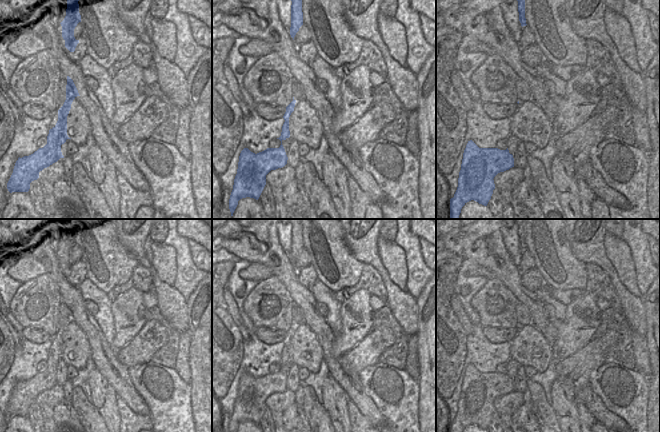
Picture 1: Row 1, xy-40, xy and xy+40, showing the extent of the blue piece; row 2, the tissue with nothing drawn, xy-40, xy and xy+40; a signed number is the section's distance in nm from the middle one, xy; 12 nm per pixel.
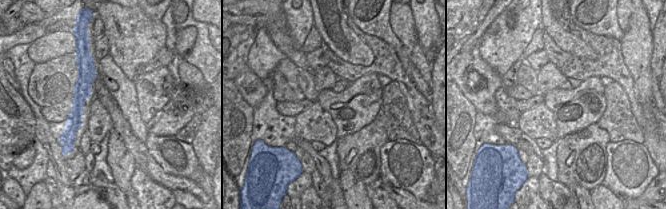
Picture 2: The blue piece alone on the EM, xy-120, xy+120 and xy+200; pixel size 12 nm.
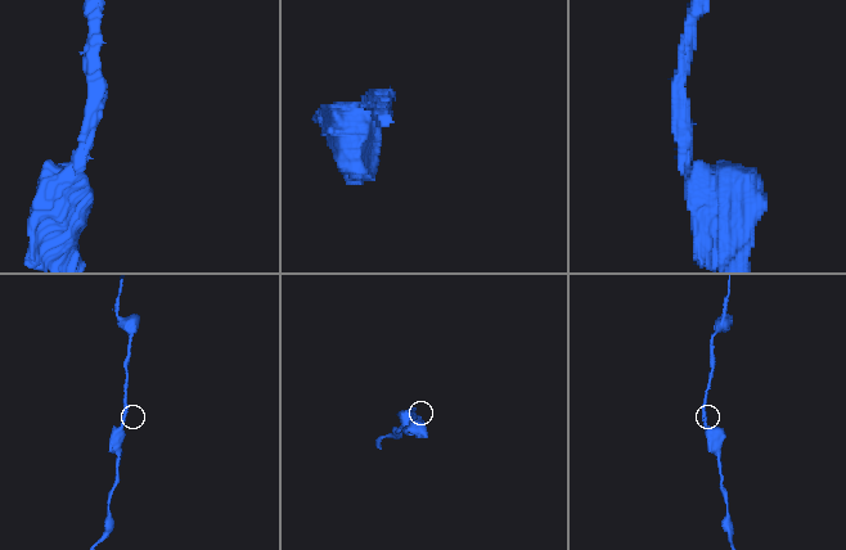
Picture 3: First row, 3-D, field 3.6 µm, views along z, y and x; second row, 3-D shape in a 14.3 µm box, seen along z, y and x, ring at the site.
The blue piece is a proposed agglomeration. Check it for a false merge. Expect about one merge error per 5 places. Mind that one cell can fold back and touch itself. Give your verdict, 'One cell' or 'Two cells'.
One cell

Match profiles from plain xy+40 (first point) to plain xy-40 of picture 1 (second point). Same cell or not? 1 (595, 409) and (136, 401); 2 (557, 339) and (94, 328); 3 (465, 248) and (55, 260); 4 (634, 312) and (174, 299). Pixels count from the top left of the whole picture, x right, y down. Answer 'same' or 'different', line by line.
1: same
2: different
3: same
4: same

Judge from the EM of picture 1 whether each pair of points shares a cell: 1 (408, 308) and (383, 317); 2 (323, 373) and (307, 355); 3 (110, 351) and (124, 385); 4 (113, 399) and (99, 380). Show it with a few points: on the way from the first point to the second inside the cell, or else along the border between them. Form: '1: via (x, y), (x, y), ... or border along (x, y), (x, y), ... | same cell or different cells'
1: border along (386, 304), (406, 333) | different cells
2: border along (322, 360), (320, 368), (316, 372), (310, 372) | different cells
3: via (110, 359), (123, 377) | same cell
4: via (109, 394), (104, 385) | same cell

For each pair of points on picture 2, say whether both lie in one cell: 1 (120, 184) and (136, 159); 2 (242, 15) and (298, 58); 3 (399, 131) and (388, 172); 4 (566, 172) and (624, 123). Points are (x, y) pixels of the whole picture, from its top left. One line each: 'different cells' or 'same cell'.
1: different cells
2: same cell
3: different cells
4: same cell

